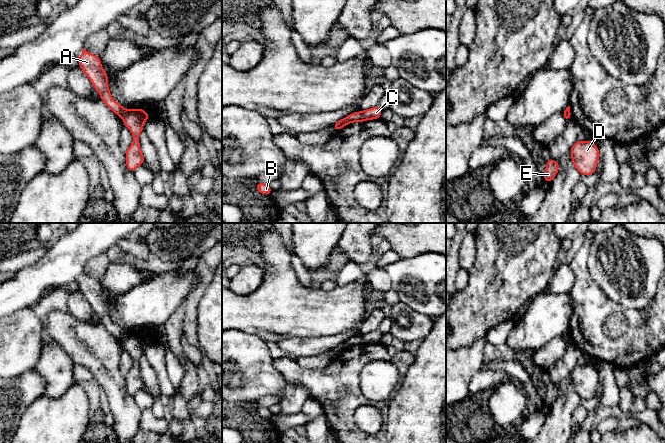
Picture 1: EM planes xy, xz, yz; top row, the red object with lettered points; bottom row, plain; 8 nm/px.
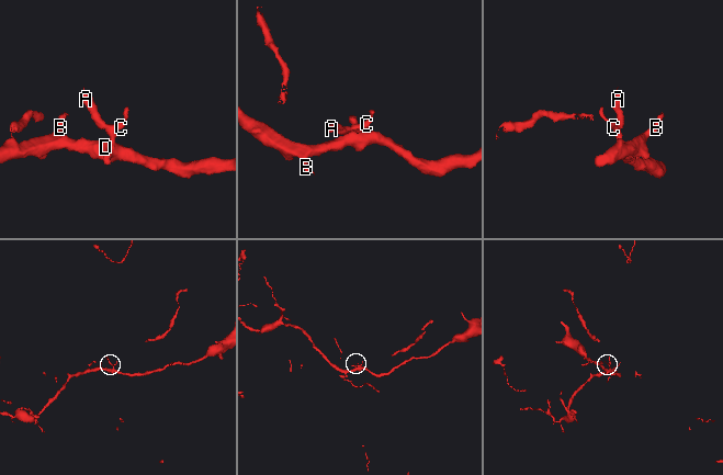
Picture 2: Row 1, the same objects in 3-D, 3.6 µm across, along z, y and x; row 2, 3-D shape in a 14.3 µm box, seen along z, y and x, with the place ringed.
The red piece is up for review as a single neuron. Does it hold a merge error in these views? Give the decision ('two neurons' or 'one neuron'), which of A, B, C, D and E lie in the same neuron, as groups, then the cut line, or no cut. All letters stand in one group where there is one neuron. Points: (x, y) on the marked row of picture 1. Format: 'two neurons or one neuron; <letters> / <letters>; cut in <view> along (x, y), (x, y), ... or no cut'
two neurons; A / B C D E; cut in xy along (124, 109), (121, 116)

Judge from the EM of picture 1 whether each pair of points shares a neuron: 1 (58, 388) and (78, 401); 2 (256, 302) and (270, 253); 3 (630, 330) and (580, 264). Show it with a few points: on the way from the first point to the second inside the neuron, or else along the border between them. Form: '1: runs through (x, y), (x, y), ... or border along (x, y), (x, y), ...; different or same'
1: border along (74, 381), (62, 394), (56, 397), (45, 395); different
2: runs through (268, 290), (275, 283), (275, 265); same
3: runs through (613, 316), (585, 288), (583, 281); same

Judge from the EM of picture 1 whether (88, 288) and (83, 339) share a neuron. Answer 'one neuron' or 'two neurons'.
two neurons

